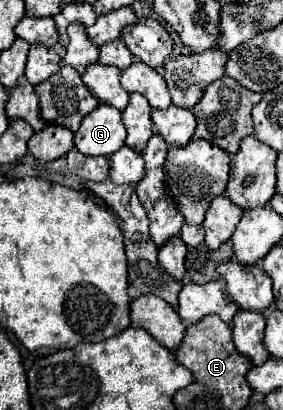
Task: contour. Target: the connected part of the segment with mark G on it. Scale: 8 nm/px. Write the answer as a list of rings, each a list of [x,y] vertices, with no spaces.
[[[98,105],[82,119],[80,129],[74,133],[76,149],[90,157],[112,155],[124,145],[124,139],[126,129],[120,111],[110,105]]]

